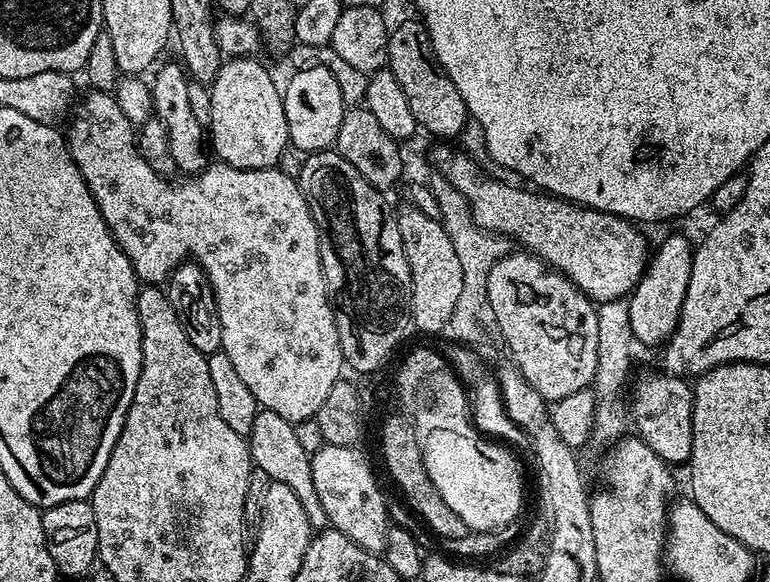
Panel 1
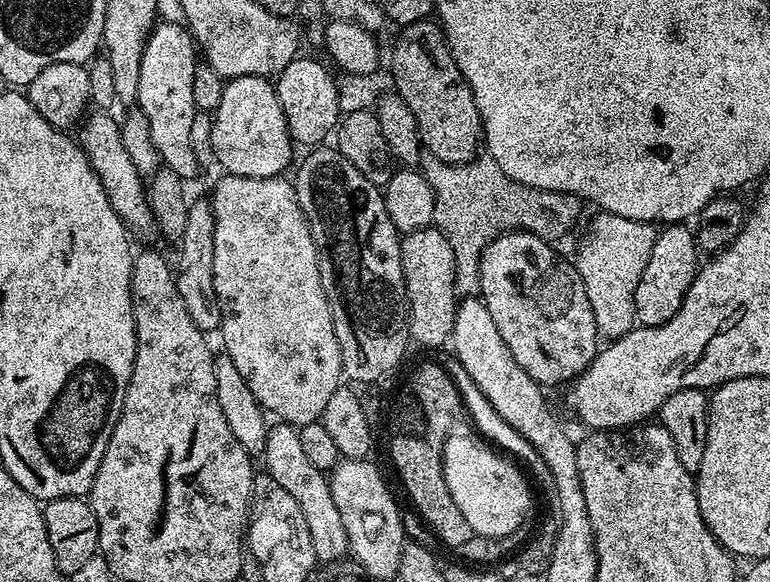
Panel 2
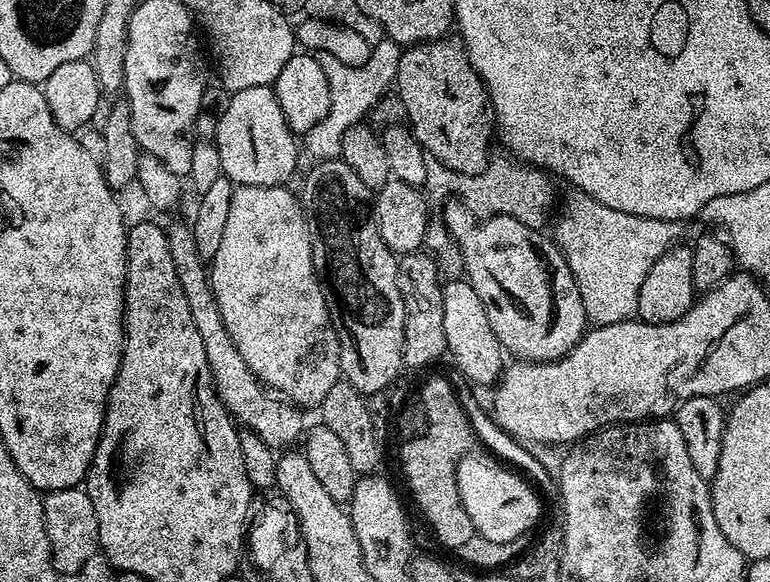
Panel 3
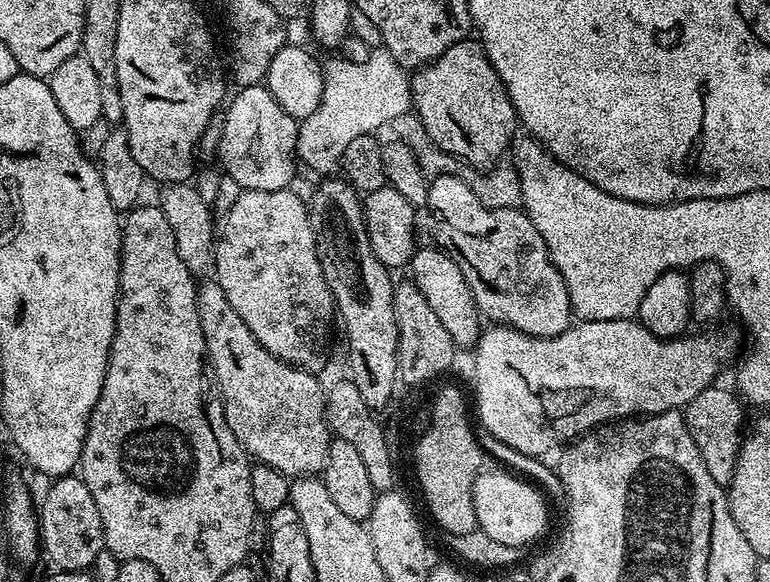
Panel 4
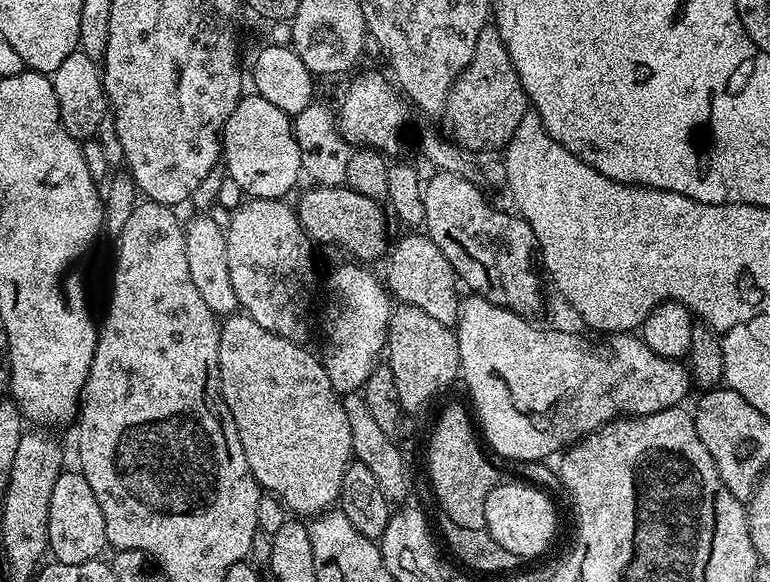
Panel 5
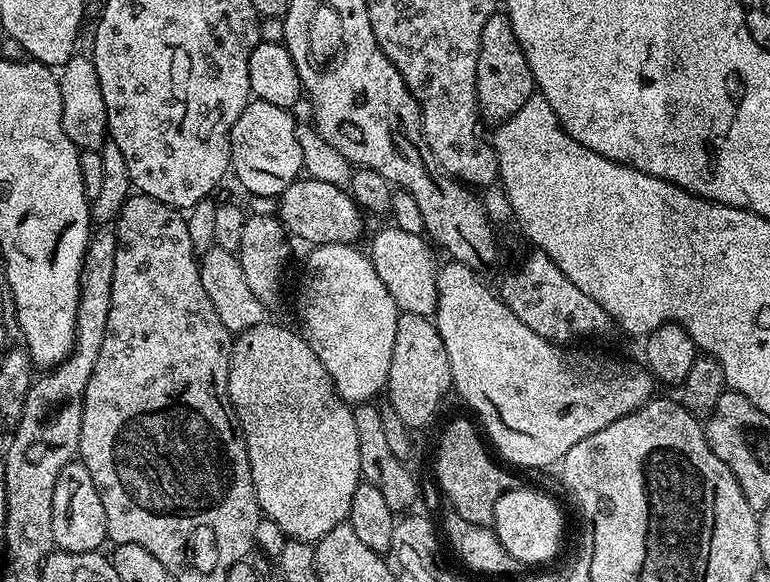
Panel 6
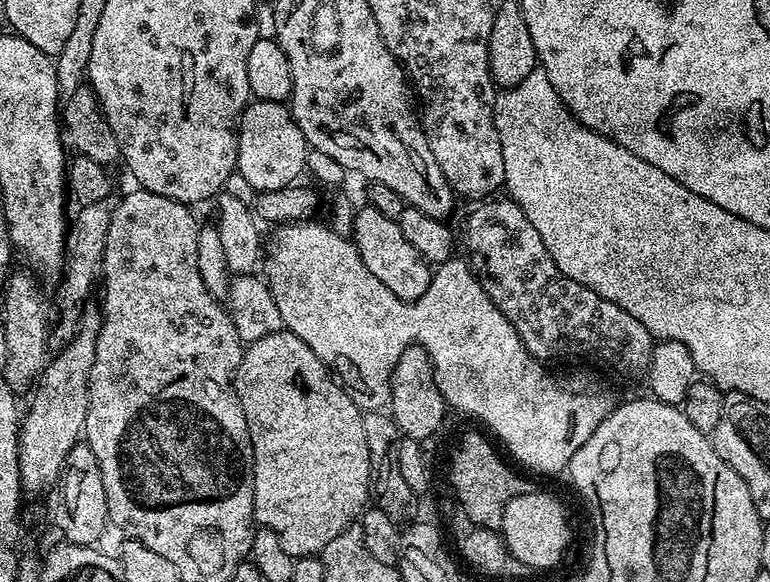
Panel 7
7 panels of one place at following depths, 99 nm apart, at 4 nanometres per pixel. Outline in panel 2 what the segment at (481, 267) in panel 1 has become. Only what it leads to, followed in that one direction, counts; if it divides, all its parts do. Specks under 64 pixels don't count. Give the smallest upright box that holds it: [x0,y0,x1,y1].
[418,152,586,297]

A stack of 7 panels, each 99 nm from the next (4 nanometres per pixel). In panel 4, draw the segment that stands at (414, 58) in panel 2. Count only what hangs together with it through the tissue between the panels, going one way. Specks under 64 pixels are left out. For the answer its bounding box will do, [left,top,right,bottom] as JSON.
[410,38,518,170]

